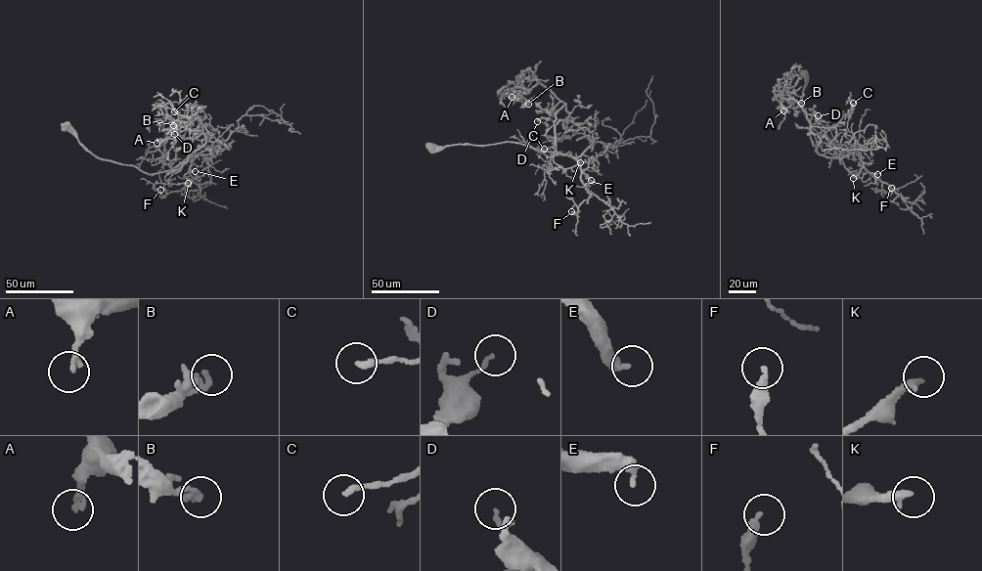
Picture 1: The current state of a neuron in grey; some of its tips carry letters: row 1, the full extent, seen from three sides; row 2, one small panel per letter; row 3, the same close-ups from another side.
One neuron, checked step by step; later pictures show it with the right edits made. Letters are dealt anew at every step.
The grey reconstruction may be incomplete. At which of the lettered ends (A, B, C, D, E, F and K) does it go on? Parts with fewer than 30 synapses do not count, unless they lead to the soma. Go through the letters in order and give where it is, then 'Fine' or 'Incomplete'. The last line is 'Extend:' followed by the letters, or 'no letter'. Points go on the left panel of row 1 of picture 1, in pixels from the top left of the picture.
A: Place: (156, 143). Fine
B: Place: (173, 125). Fine
C: Place: (174, 111). Fine
D: Place: (174, 134). Fine
E: Place: (195, 171). Incomplete
F: Place: (160, 190). Fine
K: Place: (188, 183). Incomplete
Extend: E, K

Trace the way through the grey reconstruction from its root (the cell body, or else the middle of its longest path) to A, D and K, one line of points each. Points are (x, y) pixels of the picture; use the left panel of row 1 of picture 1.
A: (64, 126), (98, 157), (151, 174), (176, 173), (205, 136), (197, 118), (180, 128), (176, 139), (156, 143)
D: (64, 126), (98, 157), (151, 174), (176, 173), (205, 140), (203, 134), (191, 139), (174, 134)
K: (64, 126), (98, 157), (134, 165), (149, 174), (172, 169), (166, 173), (166, 181), (188, 183)

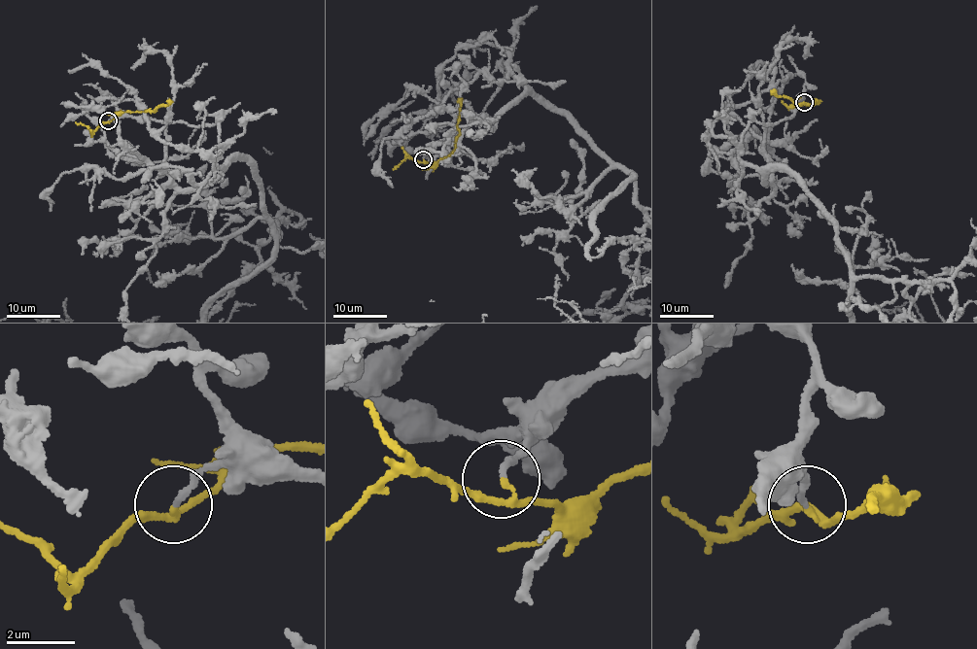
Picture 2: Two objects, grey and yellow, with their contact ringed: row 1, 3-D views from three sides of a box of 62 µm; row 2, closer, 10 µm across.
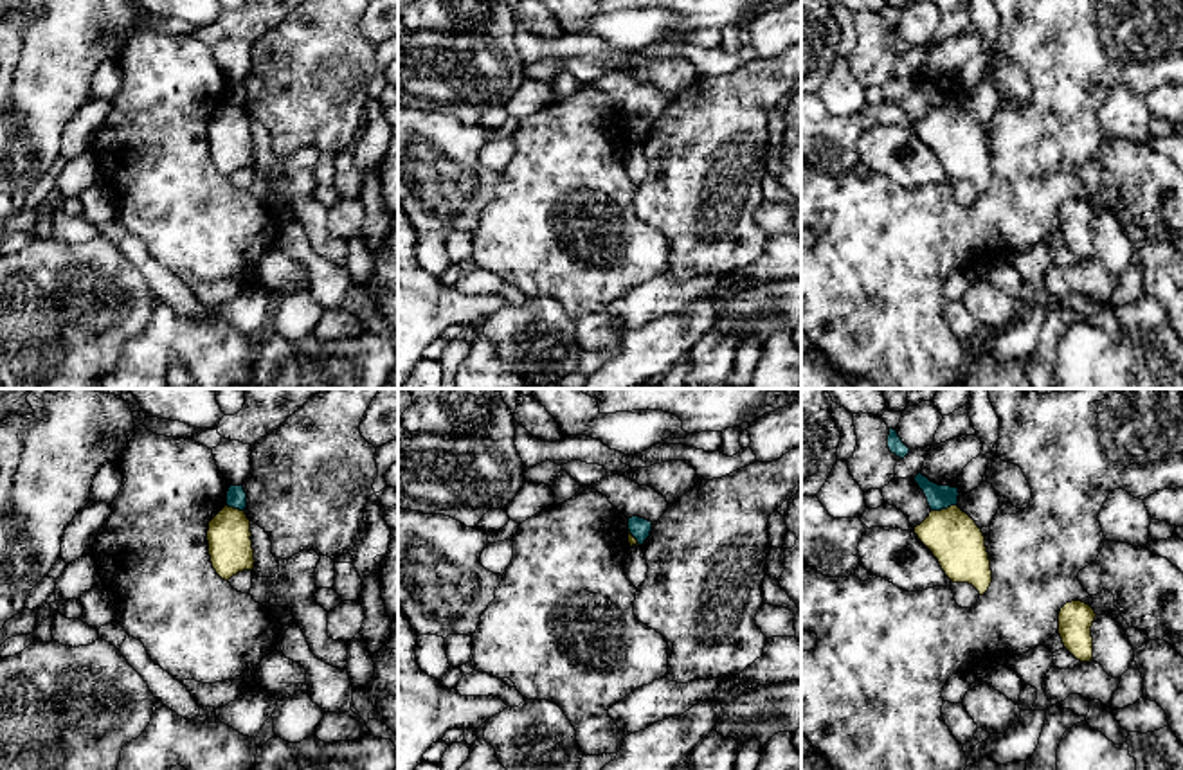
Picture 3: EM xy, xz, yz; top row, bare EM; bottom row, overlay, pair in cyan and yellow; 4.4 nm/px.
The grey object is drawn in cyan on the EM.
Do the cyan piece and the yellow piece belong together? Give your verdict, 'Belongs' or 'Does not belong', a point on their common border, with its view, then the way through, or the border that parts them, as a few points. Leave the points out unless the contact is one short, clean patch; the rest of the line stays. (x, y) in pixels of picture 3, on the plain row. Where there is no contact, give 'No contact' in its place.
Does not belong. Touches cyan at yz (942, 105). Boundary: yz (955, 101), (931, 108)

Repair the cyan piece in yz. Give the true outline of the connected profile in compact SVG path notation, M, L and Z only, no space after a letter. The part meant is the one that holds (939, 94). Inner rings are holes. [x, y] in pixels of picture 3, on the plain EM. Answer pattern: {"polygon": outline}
{"polygon": "M922 70L915 74L915 79L924 88L931 108L942 108L958 101L958 85L938 83Z"}

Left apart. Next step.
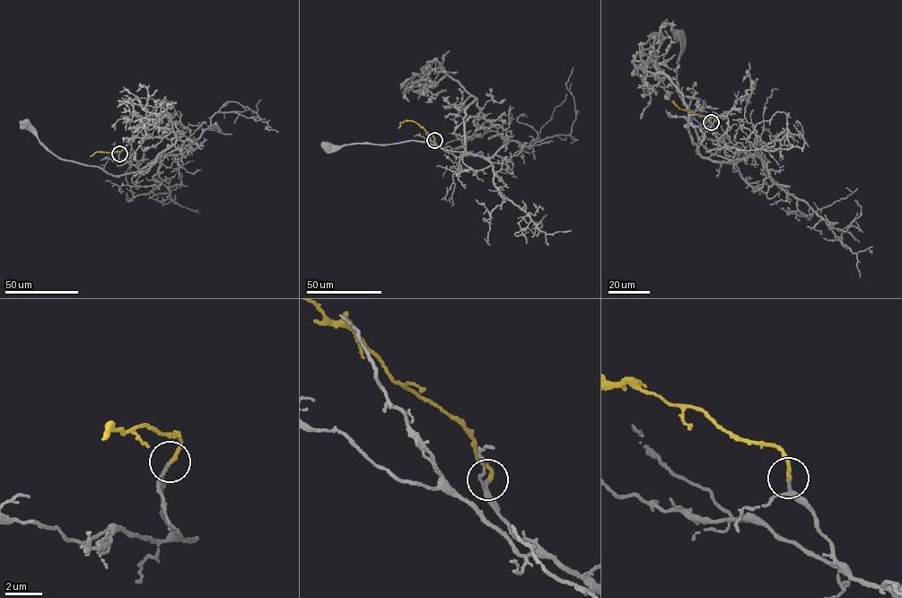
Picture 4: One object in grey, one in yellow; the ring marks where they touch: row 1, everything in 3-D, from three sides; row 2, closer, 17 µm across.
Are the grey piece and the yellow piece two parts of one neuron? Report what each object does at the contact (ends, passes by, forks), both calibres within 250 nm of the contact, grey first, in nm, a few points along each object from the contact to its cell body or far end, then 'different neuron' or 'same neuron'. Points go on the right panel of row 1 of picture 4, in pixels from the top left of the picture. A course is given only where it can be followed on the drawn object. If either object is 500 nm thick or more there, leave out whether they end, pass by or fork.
grey passes by; yellow ends; calibres 120 and 200 nm; course grey (711, 123), (739, 152), (736, 160), (711, 153), (699, 142), (677, 84), (678, 64), (683, 48), (678, 35); course yellow (711, 123), (709, 118), (679, 109), (676, 105); same neuron

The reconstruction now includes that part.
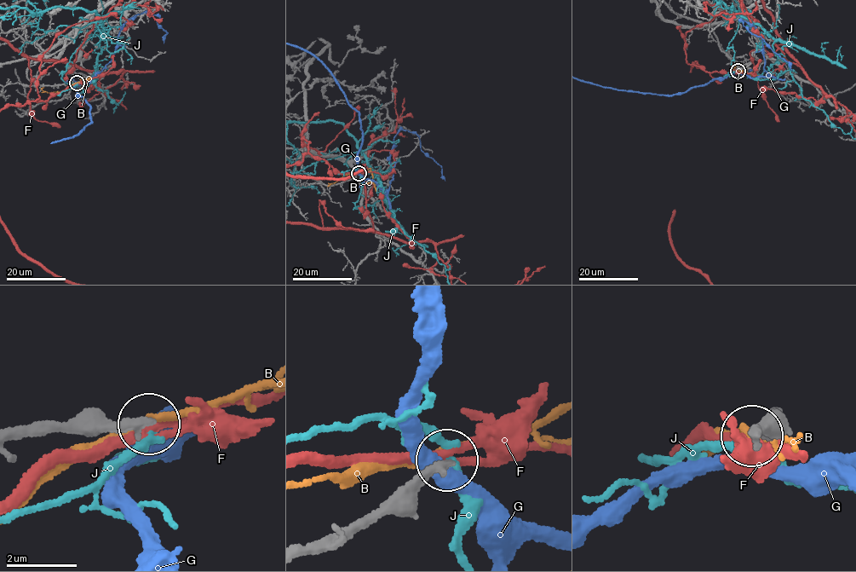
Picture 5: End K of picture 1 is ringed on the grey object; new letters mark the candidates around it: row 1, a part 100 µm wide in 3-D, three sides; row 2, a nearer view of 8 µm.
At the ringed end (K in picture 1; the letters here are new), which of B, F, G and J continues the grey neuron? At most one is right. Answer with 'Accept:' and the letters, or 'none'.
Accept: none

